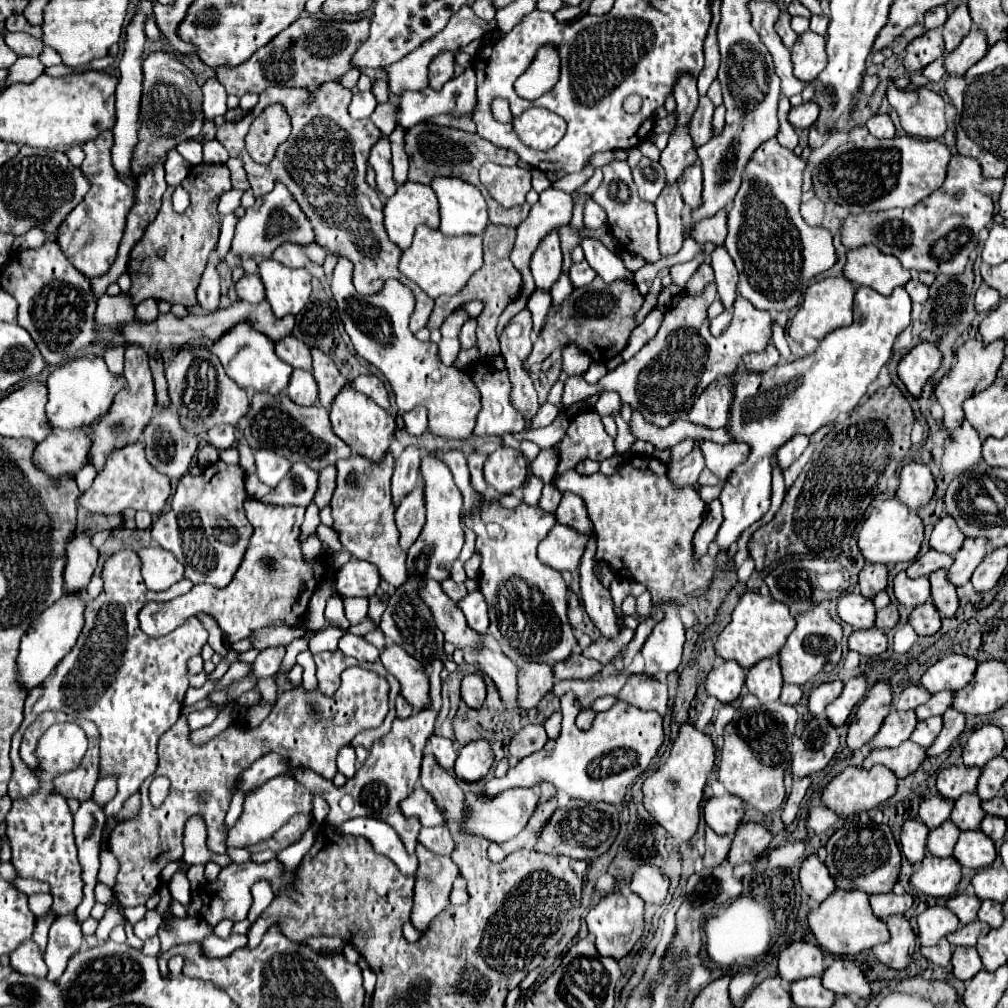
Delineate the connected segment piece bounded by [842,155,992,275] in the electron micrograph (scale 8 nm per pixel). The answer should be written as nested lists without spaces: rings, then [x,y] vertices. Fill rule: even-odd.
[[[954,155],[946,181],[938,191],[908,209],[848,215],[842,227],[842,243],[846,249],[876,245],[882,253],[898,257],[902,267],[910,271],[960,275],[970,253],[980,243],[980,231],[992,221],[992,199],[980,191],[982,181],[982,167],[974,157]]]

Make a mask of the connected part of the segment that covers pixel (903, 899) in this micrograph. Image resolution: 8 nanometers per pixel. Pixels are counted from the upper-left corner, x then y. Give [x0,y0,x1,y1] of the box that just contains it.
[870,893,914,921]

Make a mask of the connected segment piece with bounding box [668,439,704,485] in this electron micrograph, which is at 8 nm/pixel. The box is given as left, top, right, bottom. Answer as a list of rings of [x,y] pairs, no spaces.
[[[704,439],[694,441],[694,449],[690,455],[686,455],[682,461],[668,465],[668,477],[676,485],[694,485],[698,481],[698,475],[704,469],[704,455],[700,451],[700,443]]]

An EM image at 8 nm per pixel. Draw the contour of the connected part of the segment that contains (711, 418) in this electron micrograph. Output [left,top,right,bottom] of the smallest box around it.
[690,375,736,427]

